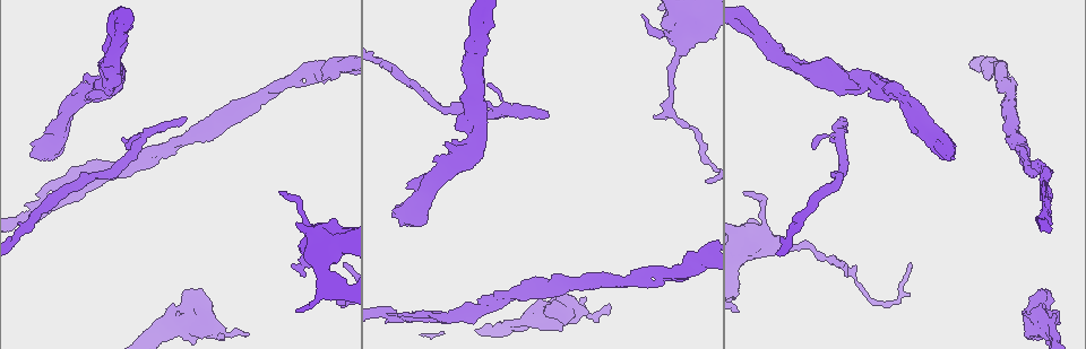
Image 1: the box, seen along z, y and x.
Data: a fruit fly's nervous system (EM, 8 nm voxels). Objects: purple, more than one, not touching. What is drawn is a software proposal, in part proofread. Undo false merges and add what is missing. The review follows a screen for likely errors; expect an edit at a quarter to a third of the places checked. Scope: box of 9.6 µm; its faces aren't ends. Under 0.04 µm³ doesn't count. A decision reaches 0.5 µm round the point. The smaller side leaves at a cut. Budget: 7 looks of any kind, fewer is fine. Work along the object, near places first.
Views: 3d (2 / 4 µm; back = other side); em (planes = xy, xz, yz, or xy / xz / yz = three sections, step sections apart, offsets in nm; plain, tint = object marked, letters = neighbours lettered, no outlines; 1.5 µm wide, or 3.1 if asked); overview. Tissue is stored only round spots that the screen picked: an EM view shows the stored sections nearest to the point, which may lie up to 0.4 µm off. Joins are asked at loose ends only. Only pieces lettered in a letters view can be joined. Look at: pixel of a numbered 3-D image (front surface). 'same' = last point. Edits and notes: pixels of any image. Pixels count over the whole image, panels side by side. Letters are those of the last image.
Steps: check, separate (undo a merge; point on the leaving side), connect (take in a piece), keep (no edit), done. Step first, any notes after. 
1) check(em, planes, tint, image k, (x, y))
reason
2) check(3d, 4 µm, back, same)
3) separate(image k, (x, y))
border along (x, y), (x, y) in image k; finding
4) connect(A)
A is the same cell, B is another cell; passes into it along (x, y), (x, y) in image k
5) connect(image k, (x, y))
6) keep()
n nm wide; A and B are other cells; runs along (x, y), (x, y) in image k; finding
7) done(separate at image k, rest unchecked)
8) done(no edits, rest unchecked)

check(3d, 4 µm, back, image 1, (186, 118))
free end

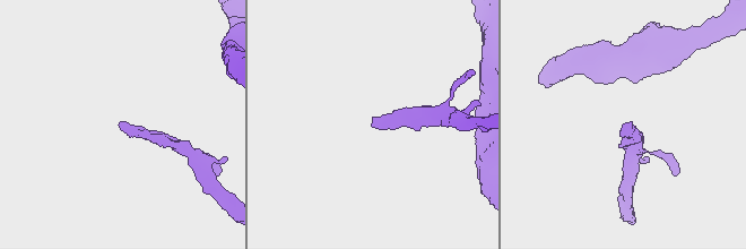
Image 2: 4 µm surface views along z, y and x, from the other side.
check(em, planes, plain, image 2, (119, 123))

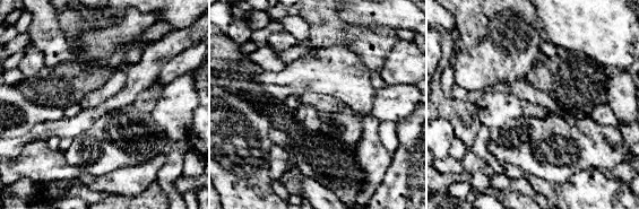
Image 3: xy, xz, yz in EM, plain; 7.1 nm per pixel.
check(em, planes, letters, same)

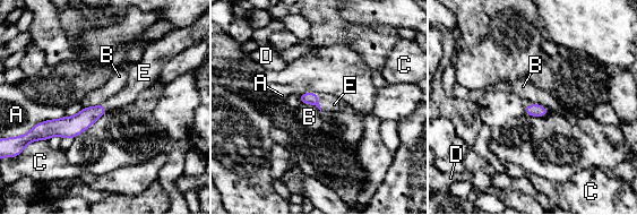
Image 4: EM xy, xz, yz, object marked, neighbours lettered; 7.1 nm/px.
connect(image 4, (329, 104))
A touches over 300 nm; E is the same cell, A, B, C and D are other cells; passes into it along (304, 97), (318, 102), (329, 104) in image 4; it goes on there

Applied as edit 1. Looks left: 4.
check(overview)

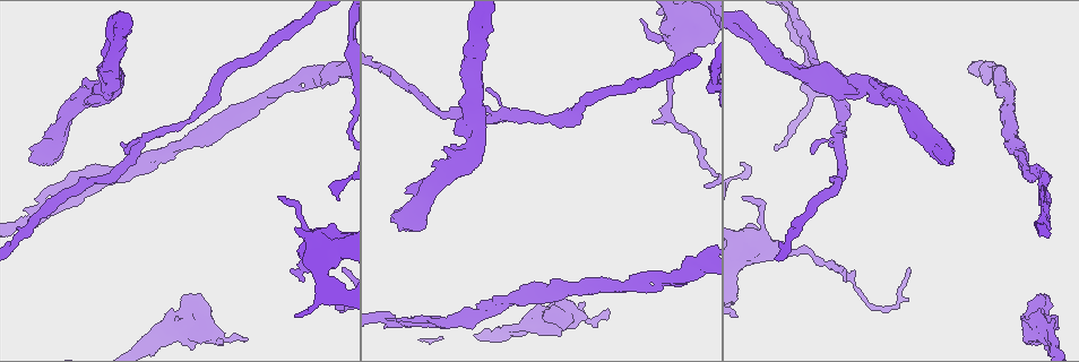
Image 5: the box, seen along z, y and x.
check(em, xz, step 8, letters, image 5, (606, 309))
an open end

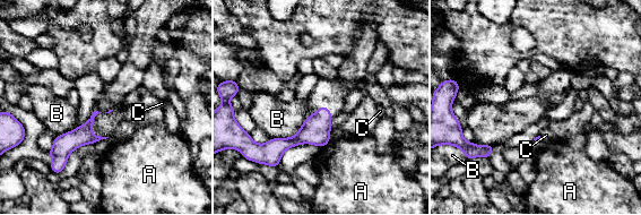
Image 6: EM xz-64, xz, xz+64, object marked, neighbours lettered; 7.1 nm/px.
keep()
A, B and C are other cells; border along (314, 112), (293, 136), (270, 139) in image 6; no lettered piece goes on from it

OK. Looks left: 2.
done(connect at image 4, rest unchecked)

